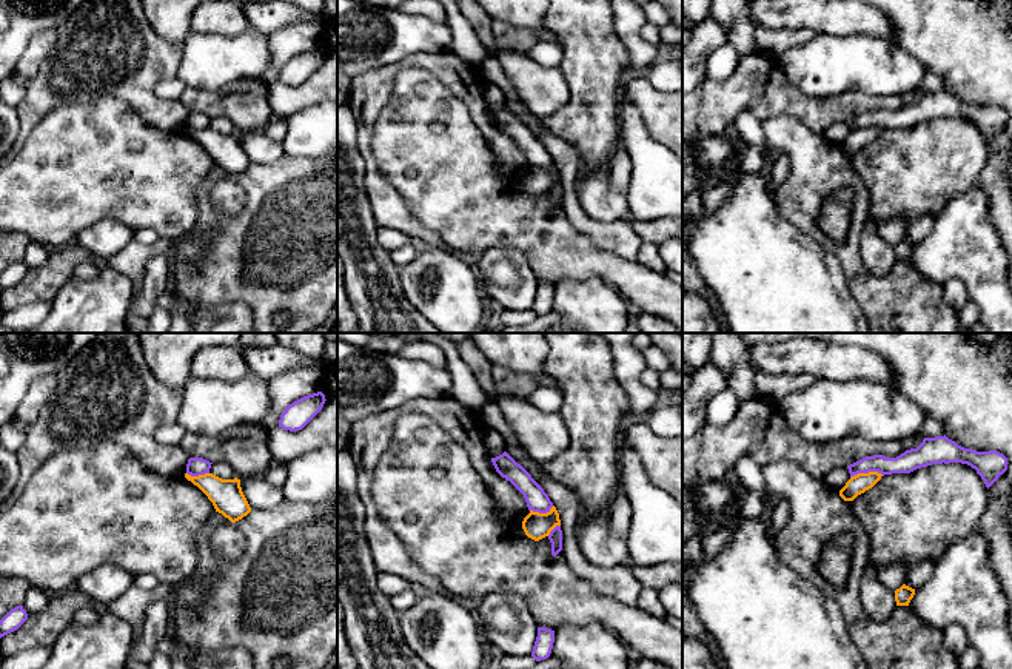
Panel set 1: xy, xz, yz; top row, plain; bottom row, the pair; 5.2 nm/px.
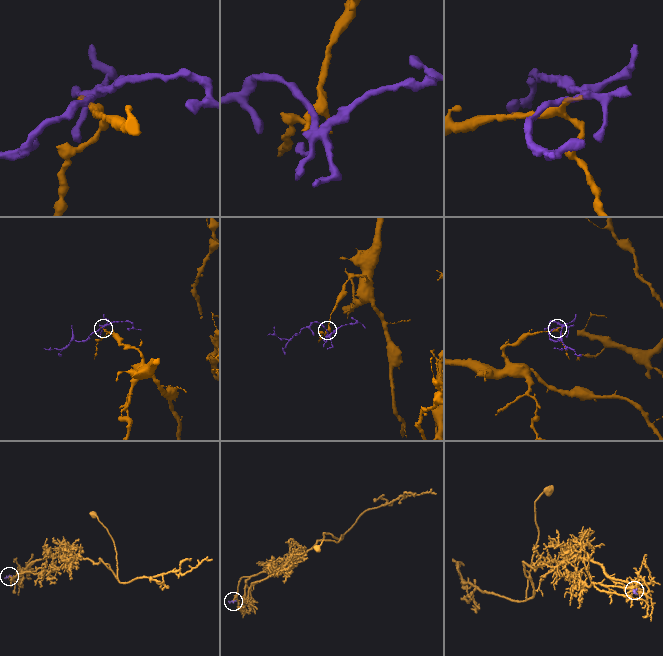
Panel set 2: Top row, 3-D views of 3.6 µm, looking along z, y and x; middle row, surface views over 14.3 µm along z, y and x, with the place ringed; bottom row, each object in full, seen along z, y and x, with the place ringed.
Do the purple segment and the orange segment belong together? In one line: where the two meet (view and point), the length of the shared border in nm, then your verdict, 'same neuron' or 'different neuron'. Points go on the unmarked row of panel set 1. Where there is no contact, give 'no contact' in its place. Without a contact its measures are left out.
yz (866, 127) | 180 nm | different neuron

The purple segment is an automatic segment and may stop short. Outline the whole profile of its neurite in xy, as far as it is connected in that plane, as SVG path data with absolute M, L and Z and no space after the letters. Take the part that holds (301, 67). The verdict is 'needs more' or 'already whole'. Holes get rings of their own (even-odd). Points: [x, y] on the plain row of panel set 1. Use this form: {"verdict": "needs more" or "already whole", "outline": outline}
{"verdict": "already whole", "outline": "M322 46L294 55L280 69L279 82L290 86L302 85L322 65L325 55Z"}

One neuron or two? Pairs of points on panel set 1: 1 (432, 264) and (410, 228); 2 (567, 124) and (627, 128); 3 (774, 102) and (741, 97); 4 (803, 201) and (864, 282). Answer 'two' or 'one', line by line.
1: two
2: two
3: one
4: one

